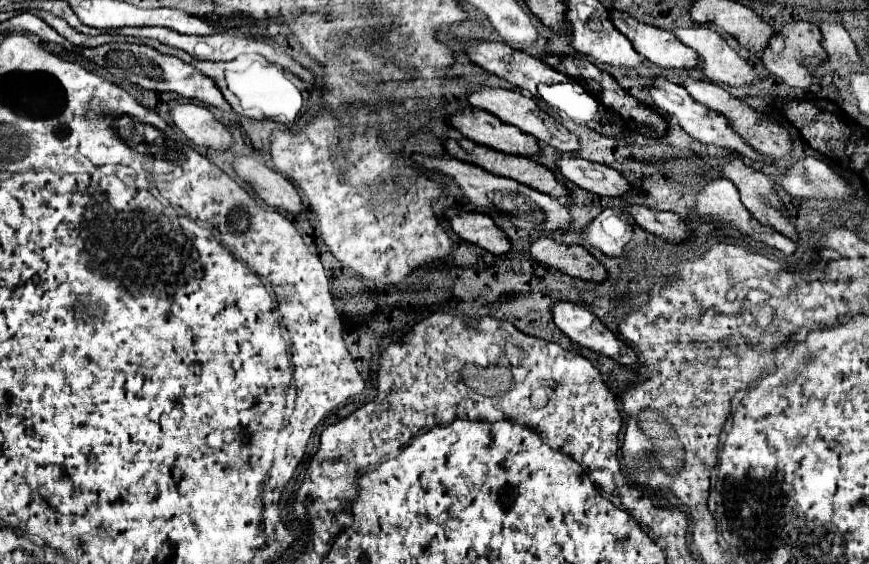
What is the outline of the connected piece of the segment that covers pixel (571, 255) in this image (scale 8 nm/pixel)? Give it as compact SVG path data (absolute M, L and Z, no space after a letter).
M539 237L529 247L529 253L539 263L551 265L551 267L555 267L571 277L579 277L583 281L603 283L607 279L605 267L591 253L587 253L587 249L581 245L567 247L567 245L555 243L549 237Z

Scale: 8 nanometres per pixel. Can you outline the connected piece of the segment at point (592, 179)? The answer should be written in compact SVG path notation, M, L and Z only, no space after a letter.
M571 153L561 155L559 169L571 183L601 197L623 197L631 191L631 183L615 169L601 163L585 161Z

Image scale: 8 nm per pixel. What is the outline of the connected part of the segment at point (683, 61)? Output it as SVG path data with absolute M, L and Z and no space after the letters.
M611 11L613 25L633 43L635 51L663 69L699 69L699 55L679 43L671 31L637 23L631 15Z

